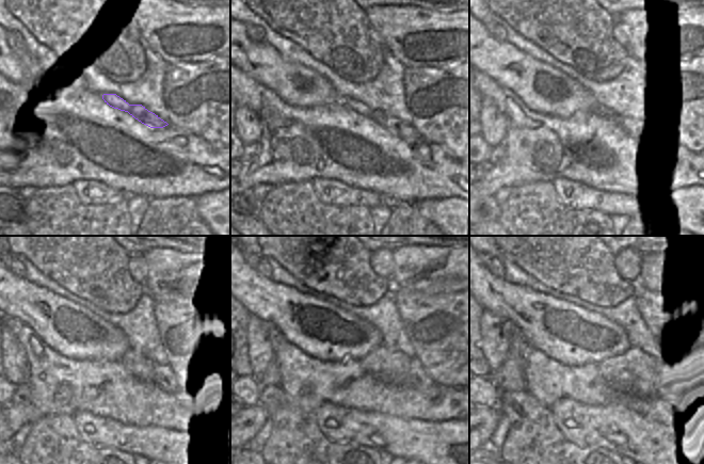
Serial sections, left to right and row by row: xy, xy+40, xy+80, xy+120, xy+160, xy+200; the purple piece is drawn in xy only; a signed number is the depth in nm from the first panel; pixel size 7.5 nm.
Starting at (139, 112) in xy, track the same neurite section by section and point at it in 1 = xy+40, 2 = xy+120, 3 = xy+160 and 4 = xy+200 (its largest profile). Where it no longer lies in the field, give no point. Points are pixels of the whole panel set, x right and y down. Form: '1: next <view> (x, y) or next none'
1: next xy+40 (405, 131)
2: next xy+120 (164, 376)
3: next xy+160 (418, 380)
4: next xy+200 (672, 388)

